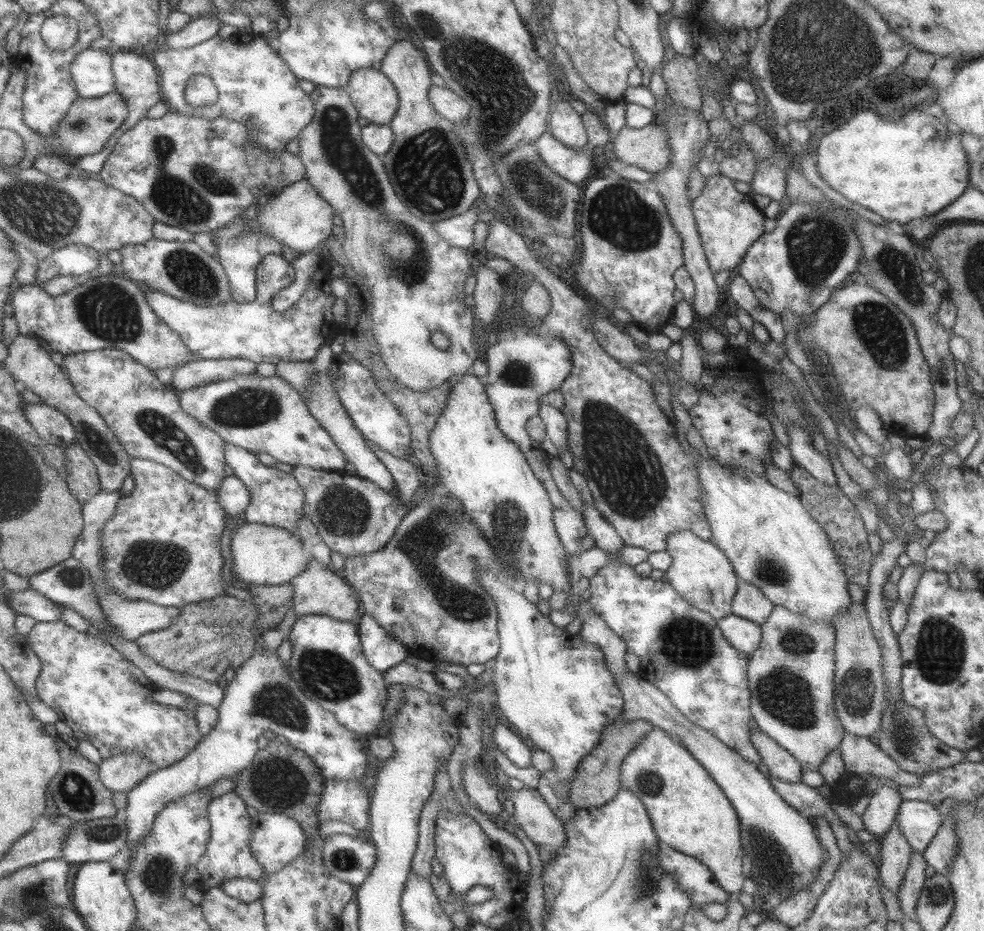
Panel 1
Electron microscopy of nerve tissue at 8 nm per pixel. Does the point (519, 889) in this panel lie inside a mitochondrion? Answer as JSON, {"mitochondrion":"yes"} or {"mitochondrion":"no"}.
{"mitochondrion":"no"}

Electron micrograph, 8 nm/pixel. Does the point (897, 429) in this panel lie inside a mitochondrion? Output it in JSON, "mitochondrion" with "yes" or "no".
{"mitochondrion":"no"}

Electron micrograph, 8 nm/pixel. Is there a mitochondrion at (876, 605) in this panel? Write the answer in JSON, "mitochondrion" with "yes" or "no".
{"mitochondrion":"no"}

